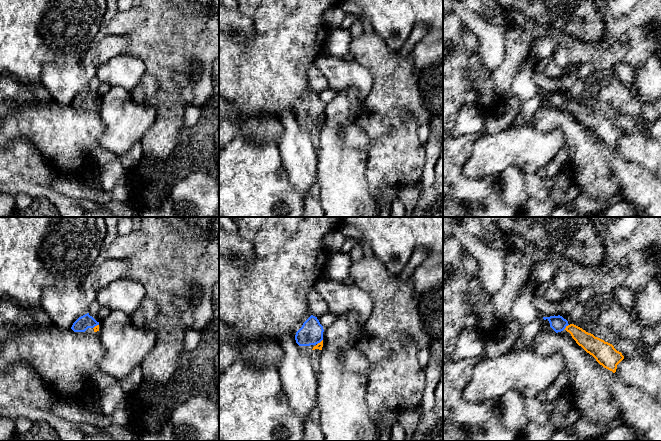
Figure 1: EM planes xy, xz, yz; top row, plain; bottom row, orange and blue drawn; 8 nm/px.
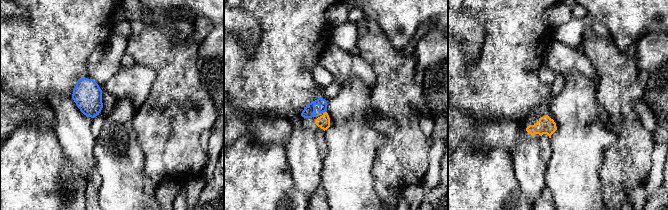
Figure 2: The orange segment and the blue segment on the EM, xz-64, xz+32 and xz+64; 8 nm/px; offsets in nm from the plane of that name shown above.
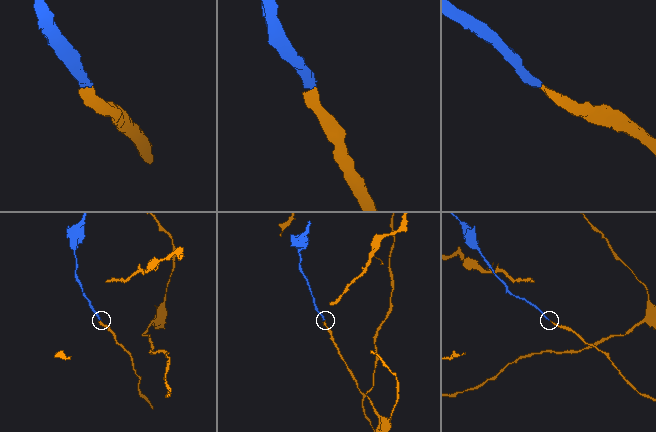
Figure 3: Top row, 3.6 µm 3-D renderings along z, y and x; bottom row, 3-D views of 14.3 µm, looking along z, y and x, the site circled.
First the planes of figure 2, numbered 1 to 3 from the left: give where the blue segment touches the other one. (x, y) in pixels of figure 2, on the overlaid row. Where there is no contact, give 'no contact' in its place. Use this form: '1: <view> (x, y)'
1: no contact
2: no contact
3: no contact

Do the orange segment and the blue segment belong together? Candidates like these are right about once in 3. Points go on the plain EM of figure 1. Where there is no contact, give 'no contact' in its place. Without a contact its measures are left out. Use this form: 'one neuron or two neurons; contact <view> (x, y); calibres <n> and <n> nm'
one neuron; contact yz (566, 102); calibres 140 and 120 nm

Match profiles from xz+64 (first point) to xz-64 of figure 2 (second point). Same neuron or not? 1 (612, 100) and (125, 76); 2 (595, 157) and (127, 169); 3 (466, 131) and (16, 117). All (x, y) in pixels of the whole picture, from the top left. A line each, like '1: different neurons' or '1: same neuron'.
1: different neurons
2: same neuron
3: same neuron

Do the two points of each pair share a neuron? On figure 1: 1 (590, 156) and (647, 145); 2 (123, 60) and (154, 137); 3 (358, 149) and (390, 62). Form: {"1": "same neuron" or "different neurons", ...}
{"1": "different neurons", "2": "different neurons", "3": "different neurons"}

